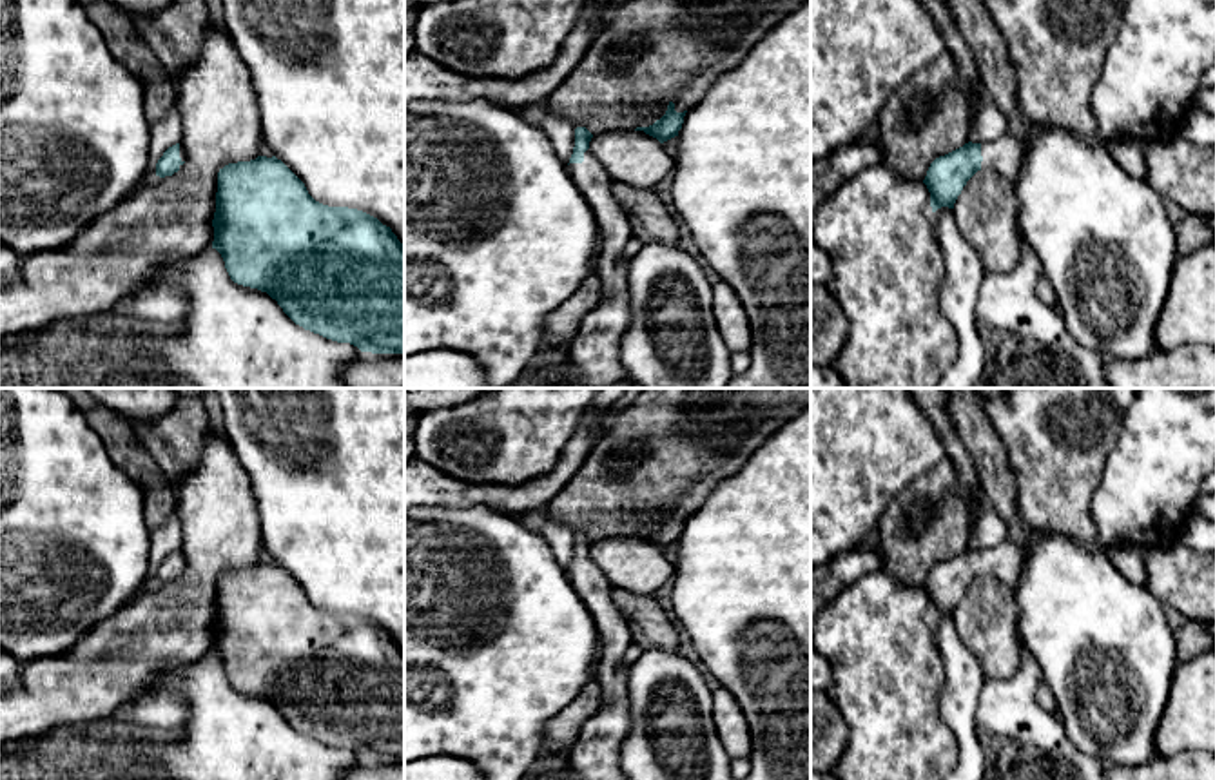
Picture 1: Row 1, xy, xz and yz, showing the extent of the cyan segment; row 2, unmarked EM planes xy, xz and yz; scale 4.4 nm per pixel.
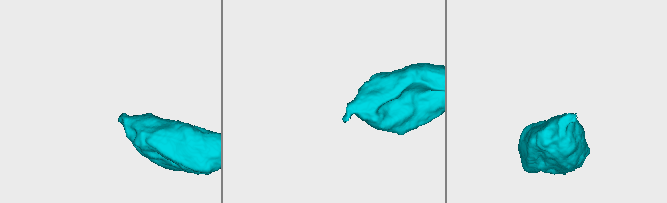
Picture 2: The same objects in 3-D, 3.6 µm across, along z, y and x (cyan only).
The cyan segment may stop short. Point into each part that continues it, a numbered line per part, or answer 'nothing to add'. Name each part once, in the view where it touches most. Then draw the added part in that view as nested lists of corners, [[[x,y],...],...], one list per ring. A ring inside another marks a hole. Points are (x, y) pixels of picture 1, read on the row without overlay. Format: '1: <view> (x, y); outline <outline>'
1: xz (595, 753); outline [[[584,559],[582,570],[569,570],[568,579],[588,606],[604,644],[597,682],[600,684],[600,709],[582,726],[568,764],[577,780],[627,780],[618,764],[620,746],[629,733],[627,677],[624,653],[633,644],[629,628],[618,613],[611,584]]]

